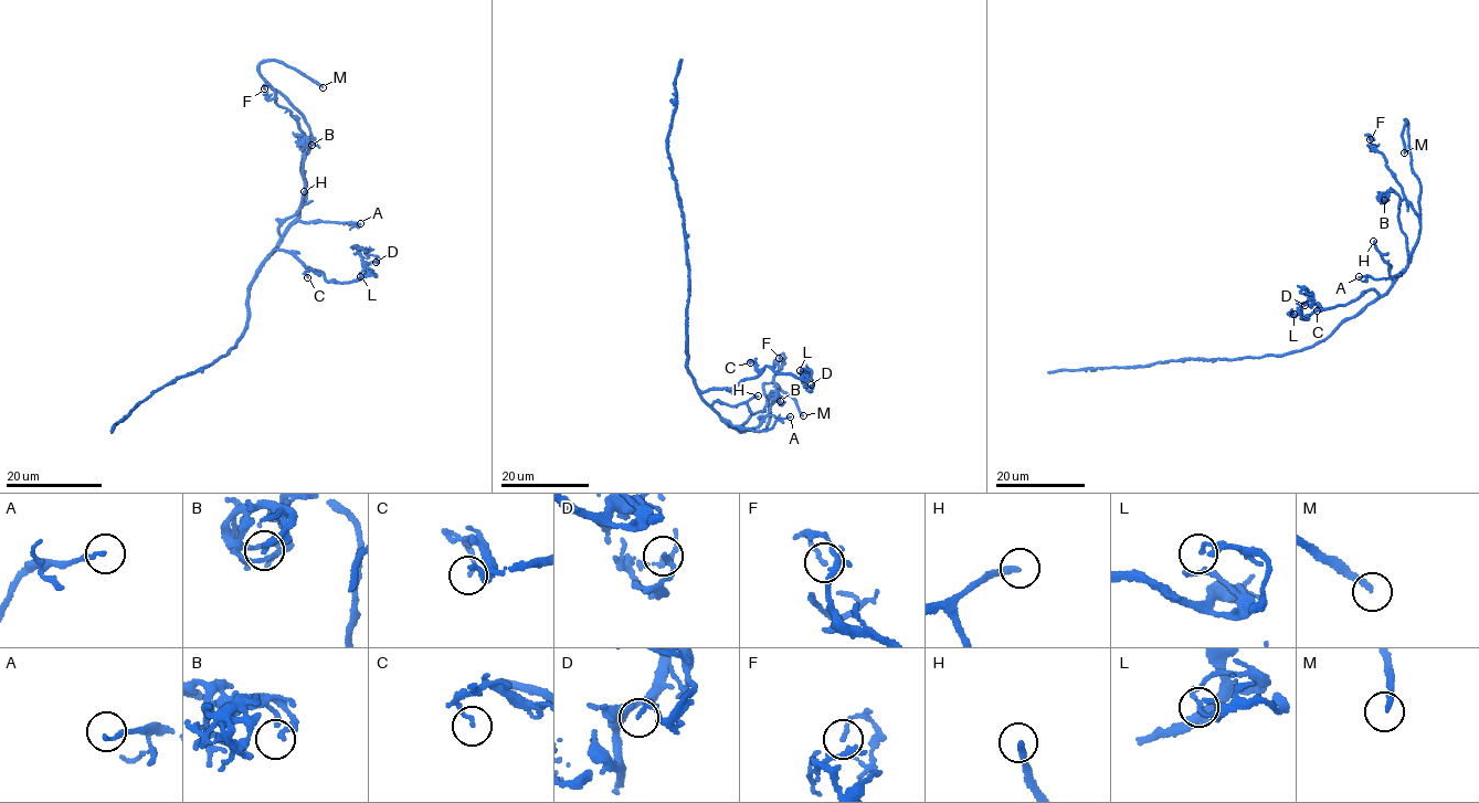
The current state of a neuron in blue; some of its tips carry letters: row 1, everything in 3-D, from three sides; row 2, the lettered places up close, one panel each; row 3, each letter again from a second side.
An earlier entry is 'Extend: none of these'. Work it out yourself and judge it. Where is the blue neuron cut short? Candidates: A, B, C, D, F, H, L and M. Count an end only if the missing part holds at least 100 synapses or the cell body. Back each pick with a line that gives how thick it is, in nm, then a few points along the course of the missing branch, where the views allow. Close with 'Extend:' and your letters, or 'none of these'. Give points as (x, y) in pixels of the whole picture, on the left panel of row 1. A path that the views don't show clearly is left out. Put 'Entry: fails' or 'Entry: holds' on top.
Entry: fails
M: 220 nm | (323, 87), (344, 103), (362, 106)
Extend: M

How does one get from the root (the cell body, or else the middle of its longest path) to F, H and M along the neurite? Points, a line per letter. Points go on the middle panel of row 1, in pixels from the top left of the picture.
F: (686, 355), (699, 395), (741, 432), (769, 411), (773, 377), (785, 363), (779, 358)
H: (686, 355), (686, 368), (697, 393), (710, 407), (720, 401), (738, 404), (758, 395)
M: (686, 355), (699, 395), (740, 432), (768, 426), (766, 383), (795, 400), (803, 415)

